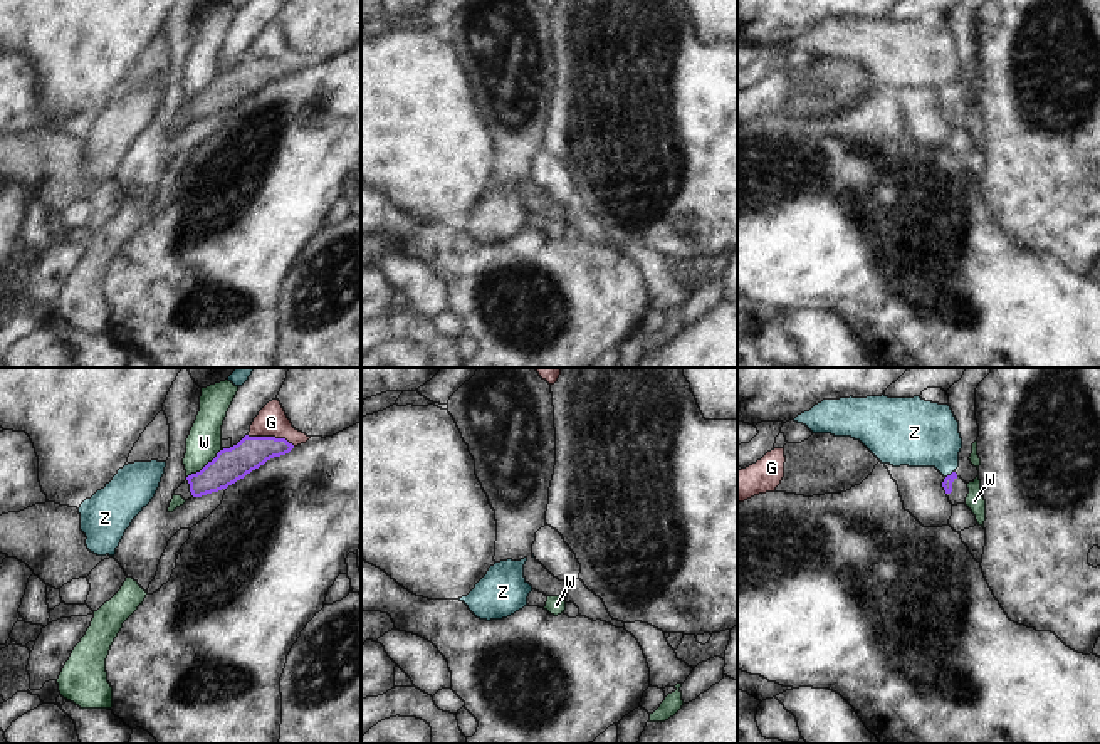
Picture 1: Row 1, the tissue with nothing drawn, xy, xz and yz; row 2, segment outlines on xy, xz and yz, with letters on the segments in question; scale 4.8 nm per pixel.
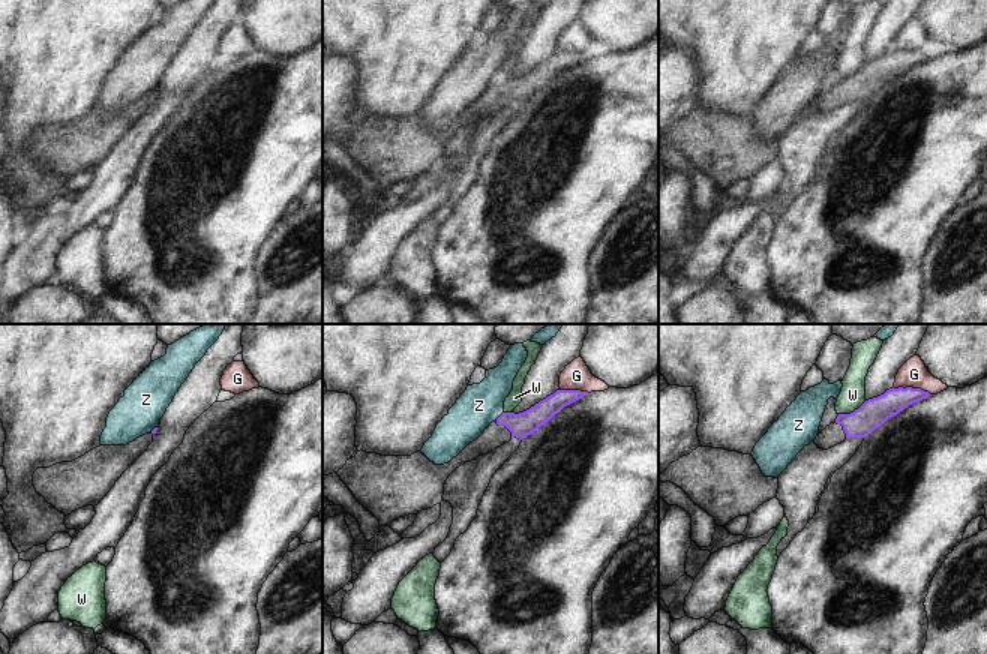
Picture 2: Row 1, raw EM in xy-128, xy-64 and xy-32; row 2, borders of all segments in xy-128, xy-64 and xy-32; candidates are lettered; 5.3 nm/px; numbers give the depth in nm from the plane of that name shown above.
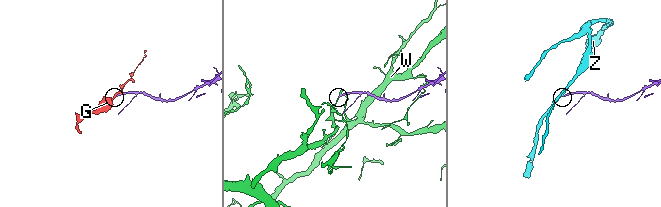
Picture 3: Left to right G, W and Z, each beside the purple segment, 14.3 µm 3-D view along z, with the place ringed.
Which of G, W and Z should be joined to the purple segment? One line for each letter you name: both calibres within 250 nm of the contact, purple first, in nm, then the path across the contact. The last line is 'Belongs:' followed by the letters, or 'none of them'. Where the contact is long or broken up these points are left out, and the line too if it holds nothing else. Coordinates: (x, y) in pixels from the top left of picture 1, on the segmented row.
Belongs: none of them

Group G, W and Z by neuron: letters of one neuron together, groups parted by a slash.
G / W / Z

